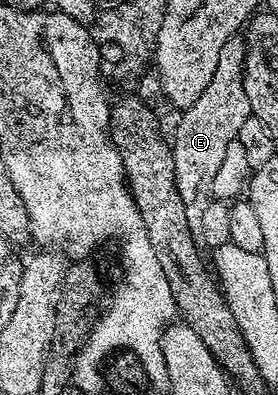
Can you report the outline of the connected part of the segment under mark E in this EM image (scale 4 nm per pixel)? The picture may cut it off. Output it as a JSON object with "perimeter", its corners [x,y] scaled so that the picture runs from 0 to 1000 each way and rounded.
{"perimeter":[[[838,94],[813,104],[813,114],[799,114],[799,134],[784,134],[784,175],[770,175],[755,215],[741,215],[727,241],[691,266],[658,273],[651,291],[662,294],[633,311],[633,344],[612,352],[626,458],[691,580],[716,577],[727,529],[741,529],[755,509],[770,438],[784,438],[824,372],[849,362],[849,339],[856,327],[871,327],[871,306],[899,296],[874,195],[881,137],[885,109],[874,96]]]}

